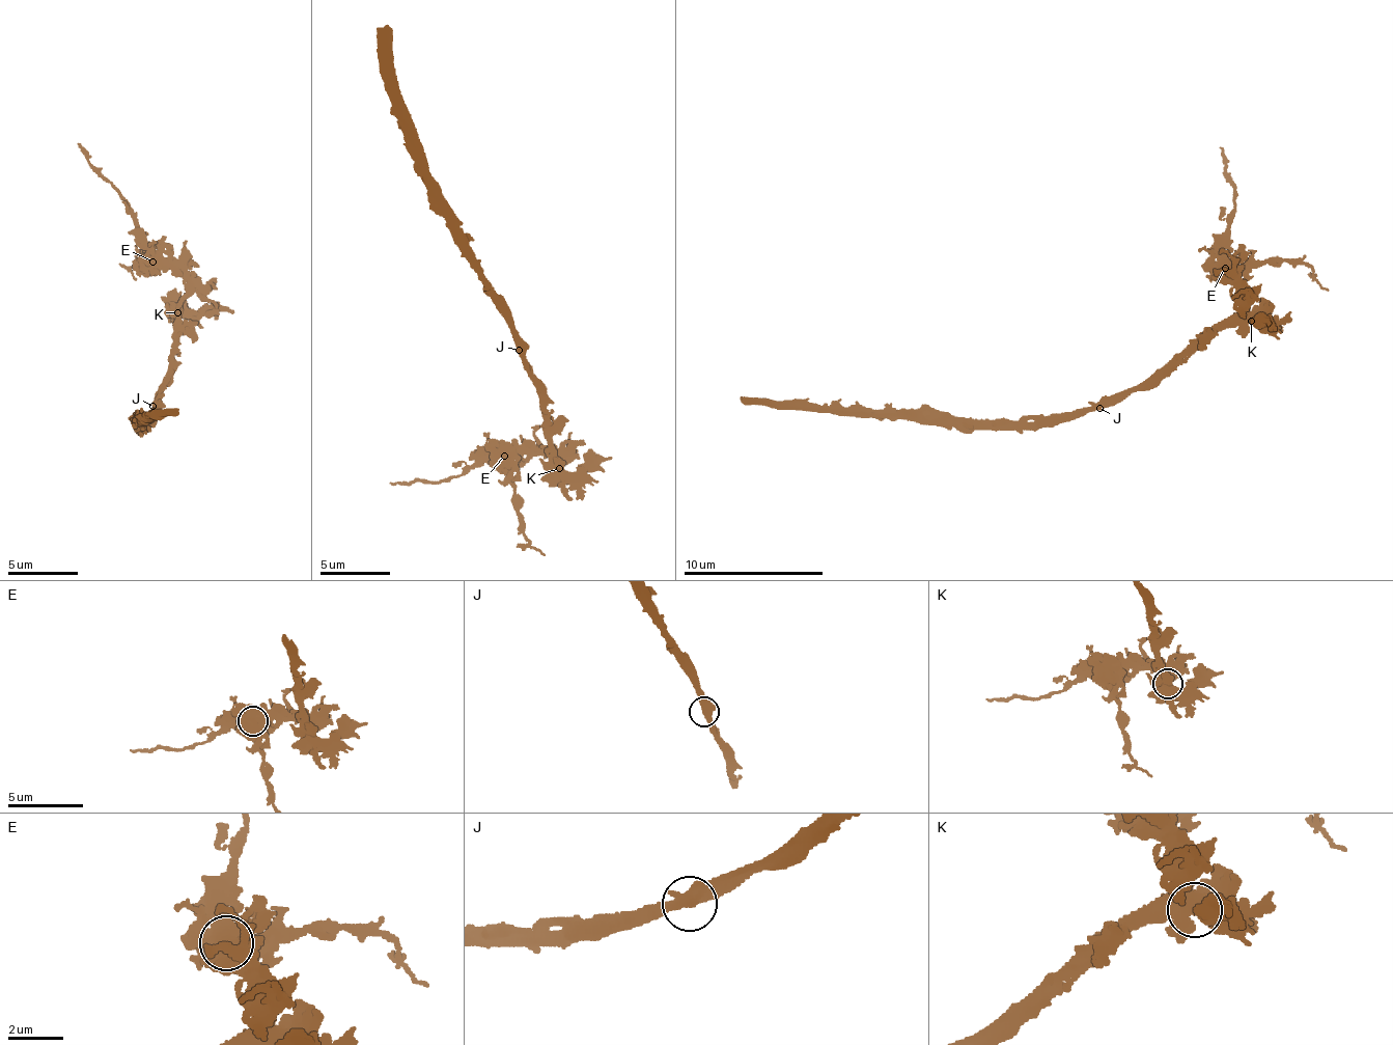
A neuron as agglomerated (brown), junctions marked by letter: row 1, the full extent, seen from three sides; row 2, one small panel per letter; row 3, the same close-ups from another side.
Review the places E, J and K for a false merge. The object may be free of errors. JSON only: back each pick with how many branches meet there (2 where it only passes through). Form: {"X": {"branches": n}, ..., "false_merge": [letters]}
{"false_merge": []}

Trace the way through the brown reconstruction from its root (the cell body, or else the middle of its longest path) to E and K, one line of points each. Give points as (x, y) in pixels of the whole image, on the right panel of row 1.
E: (1096, 405), (1119, 401), (1236, 310), (1240, 297), (1230, 290), (1227, 275), (1222, 275), (1225, 267)
K: (1096, 405), (1119, 401), (1216, 331), (1241, 328), (1251, 321)

